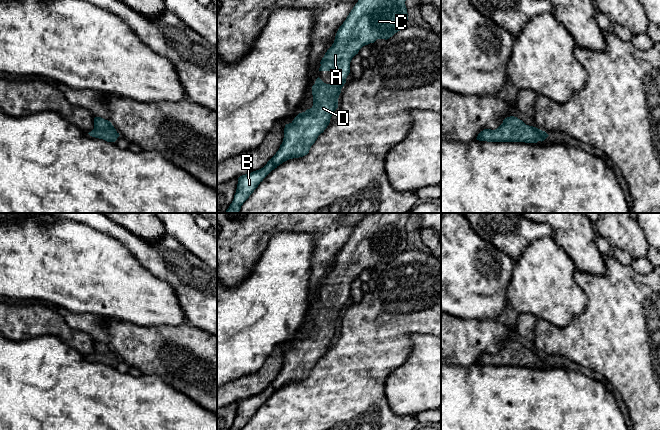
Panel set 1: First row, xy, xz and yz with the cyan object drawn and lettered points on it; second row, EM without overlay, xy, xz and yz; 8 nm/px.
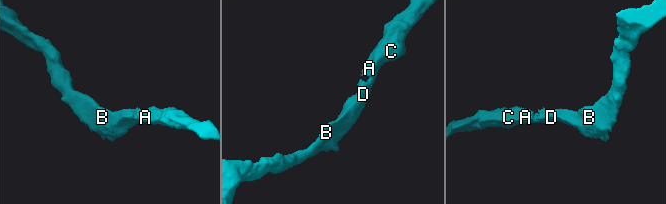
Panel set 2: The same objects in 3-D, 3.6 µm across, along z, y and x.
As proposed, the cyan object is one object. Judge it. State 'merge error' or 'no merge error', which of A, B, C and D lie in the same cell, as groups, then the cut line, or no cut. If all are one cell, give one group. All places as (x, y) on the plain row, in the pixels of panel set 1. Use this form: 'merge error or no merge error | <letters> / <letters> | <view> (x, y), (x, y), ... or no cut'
no merge error | A B C D | no cut

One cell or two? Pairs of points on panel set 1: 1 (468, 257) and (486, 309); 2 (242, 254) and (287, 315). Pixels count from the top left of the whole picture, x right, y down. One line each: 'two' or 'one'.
1: one
2: two

